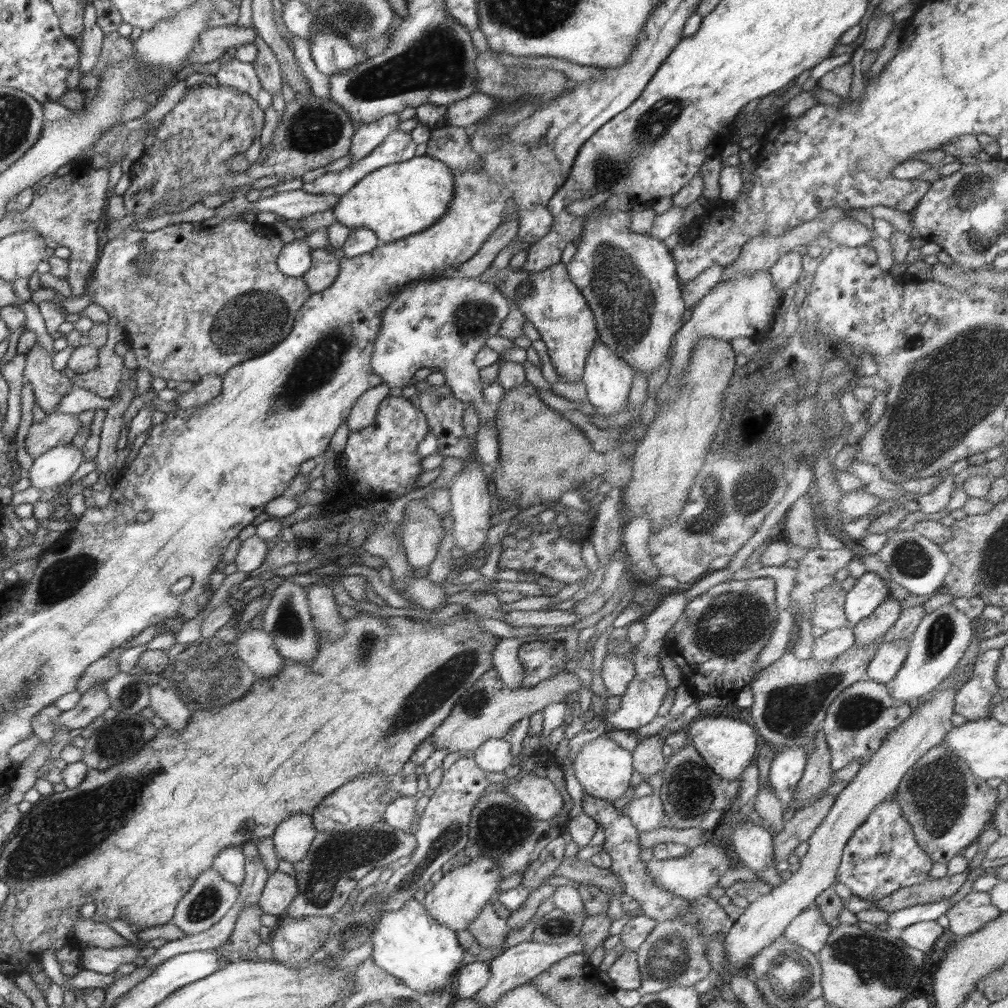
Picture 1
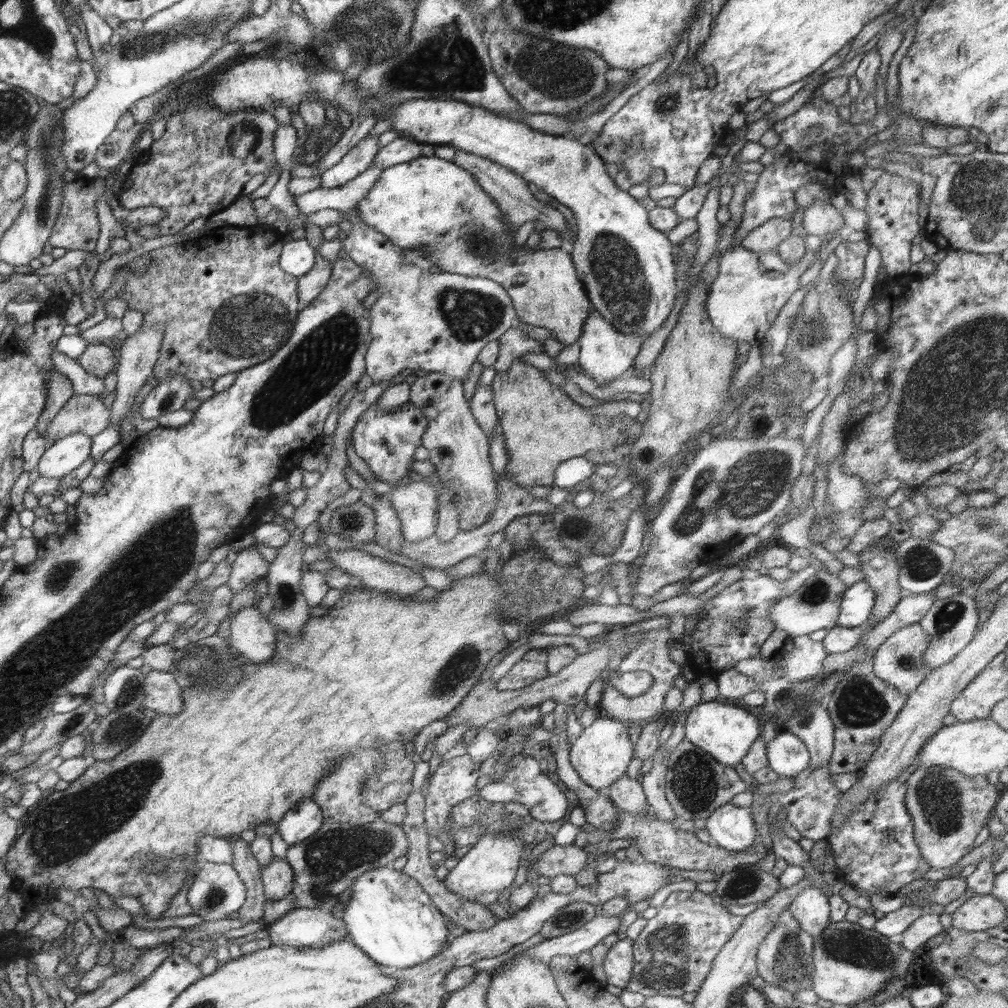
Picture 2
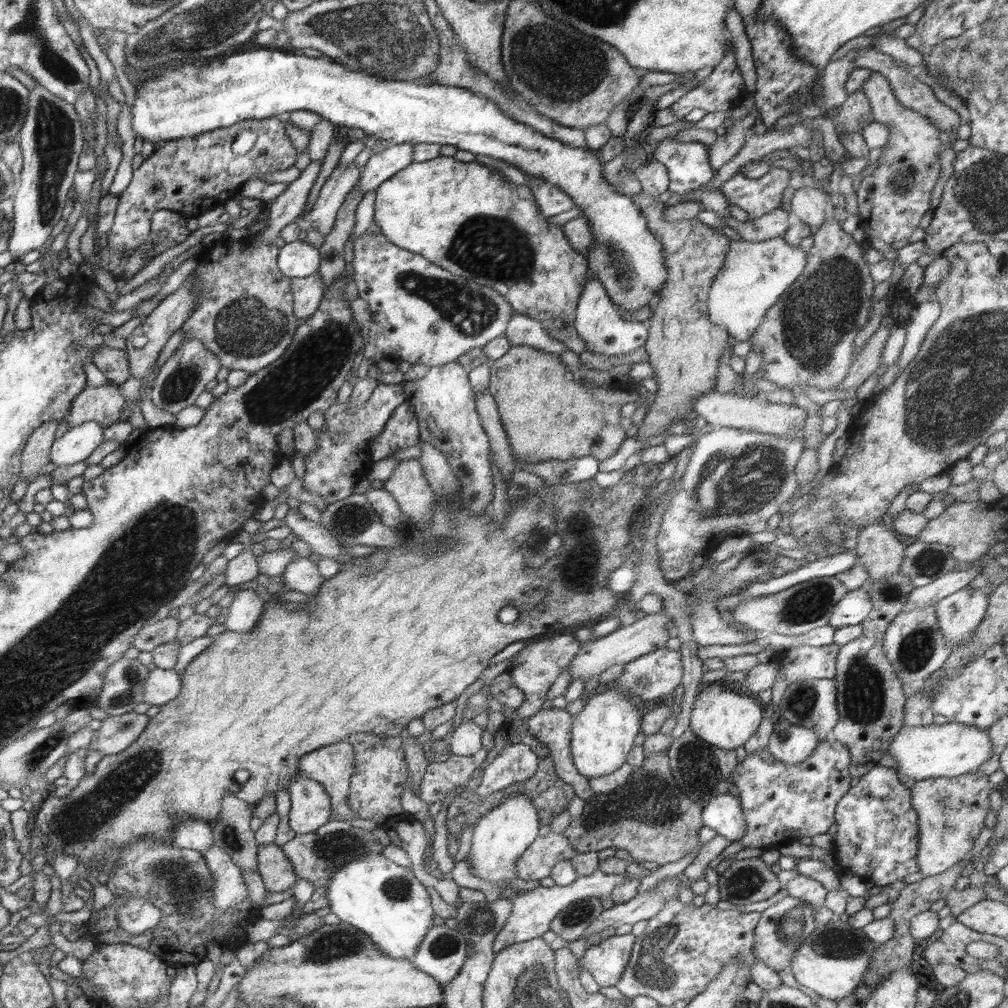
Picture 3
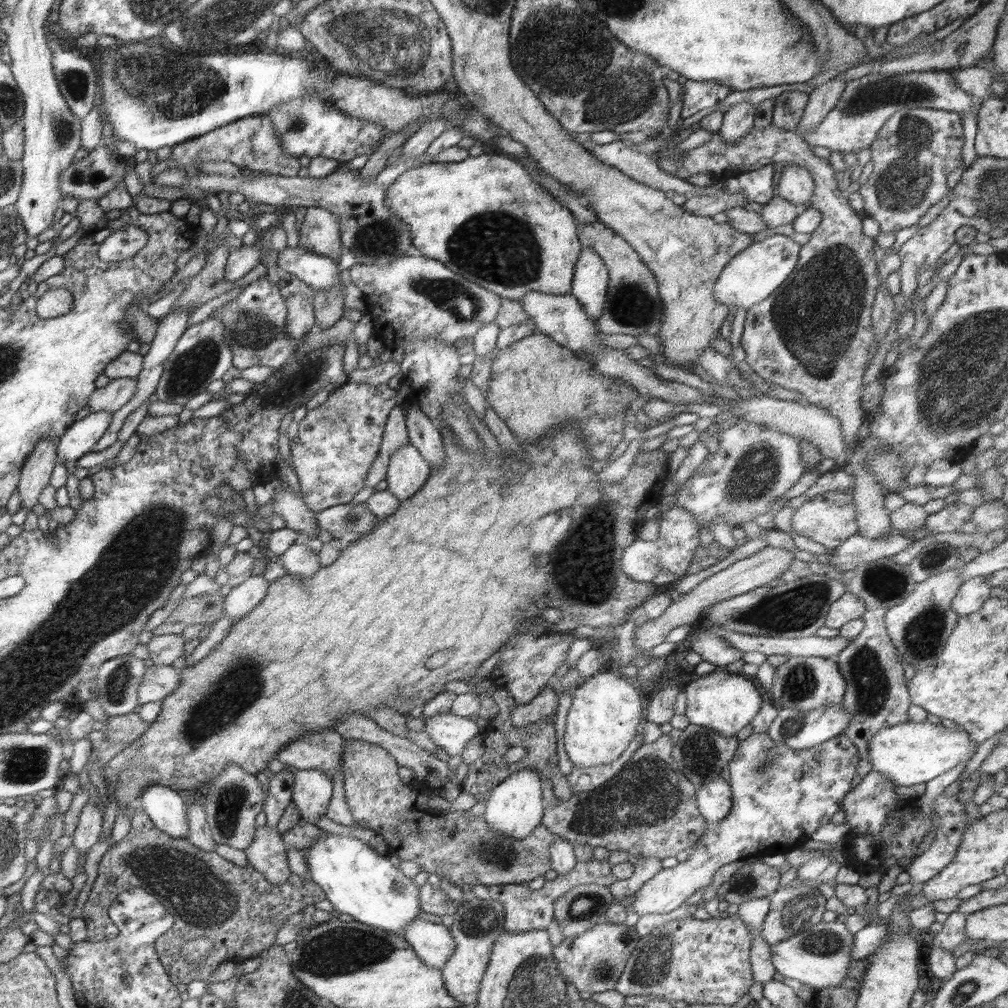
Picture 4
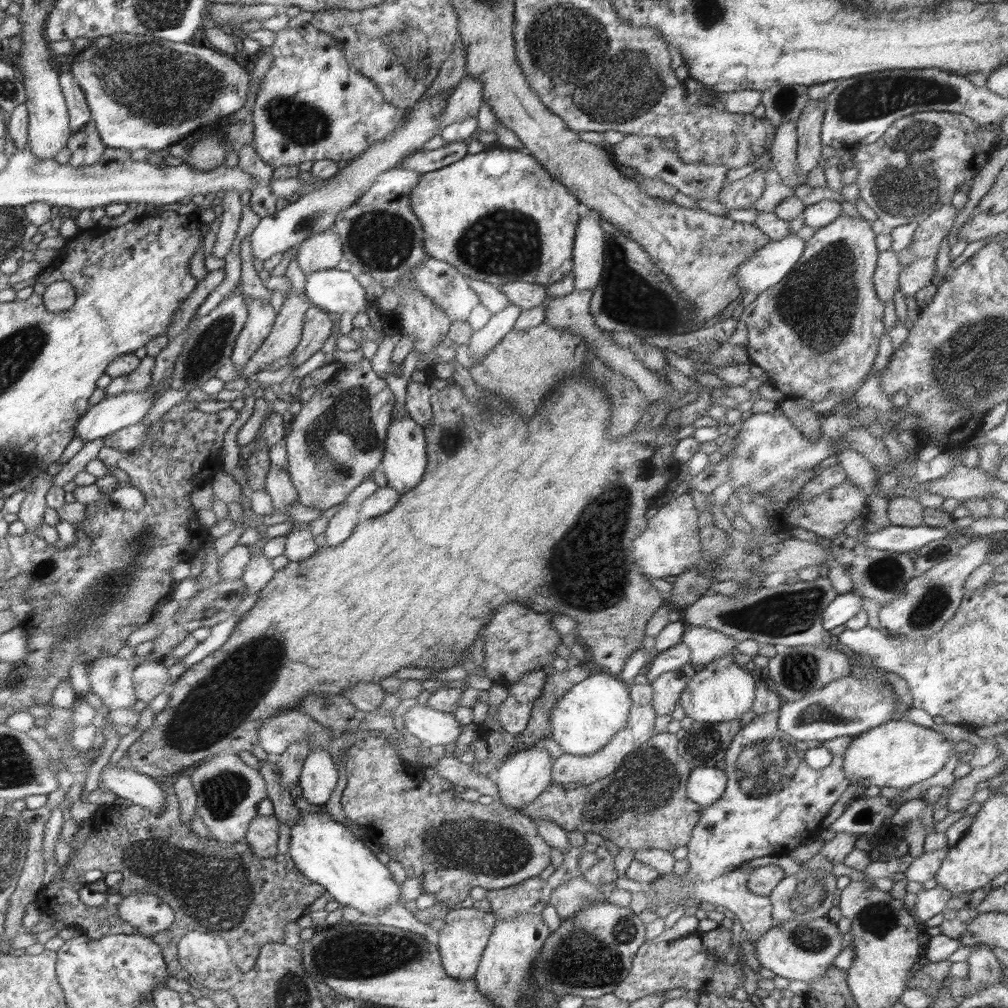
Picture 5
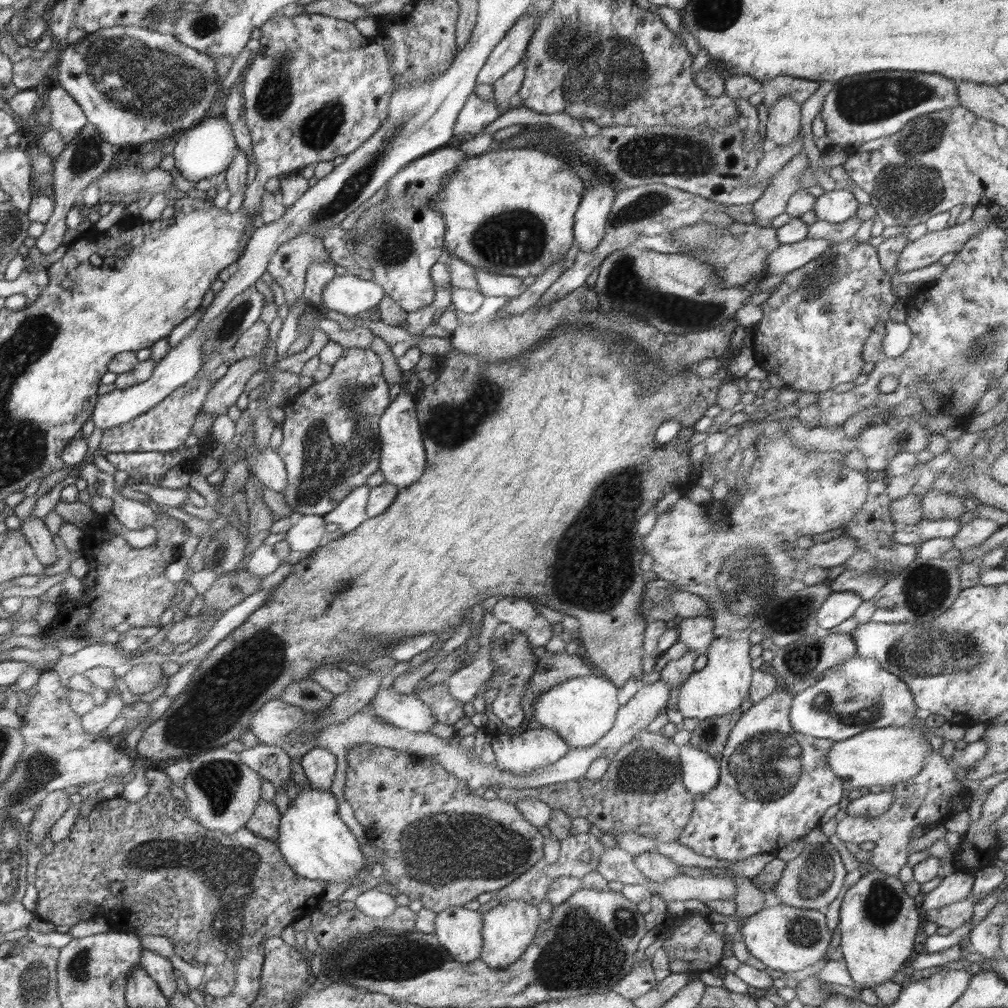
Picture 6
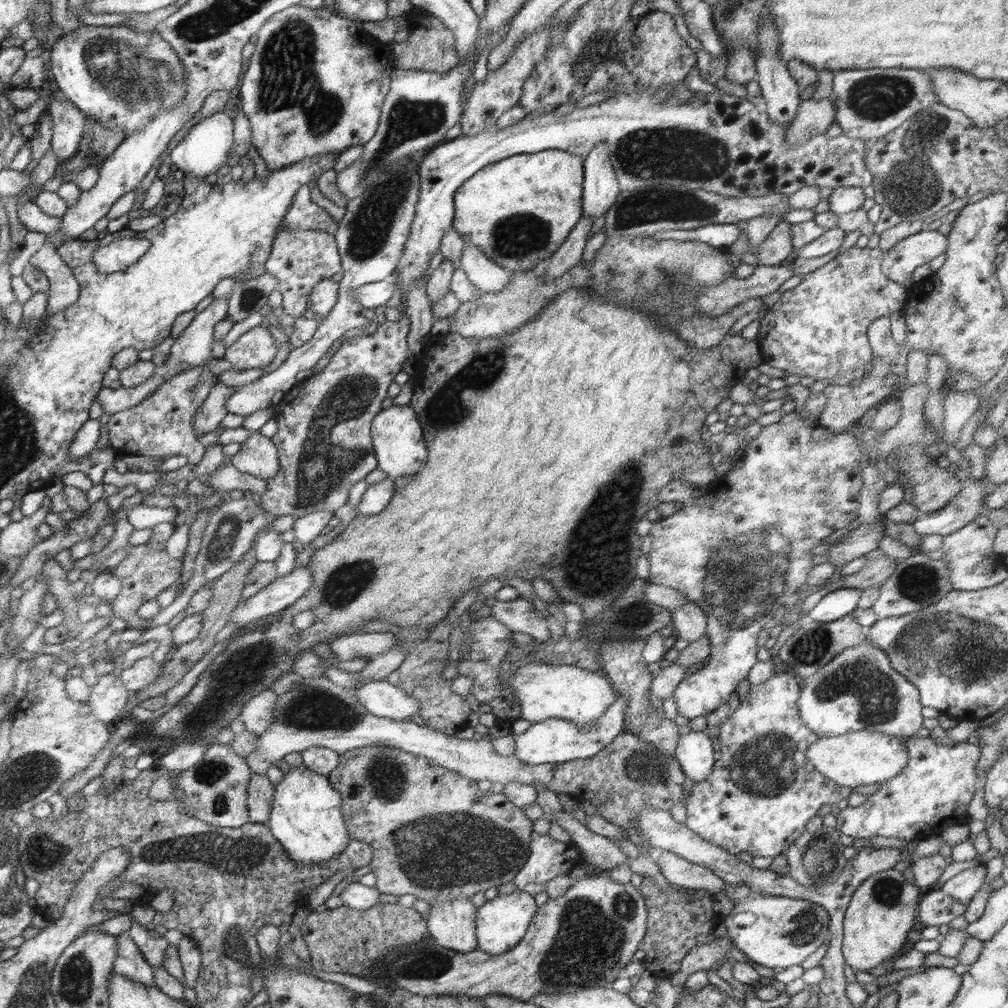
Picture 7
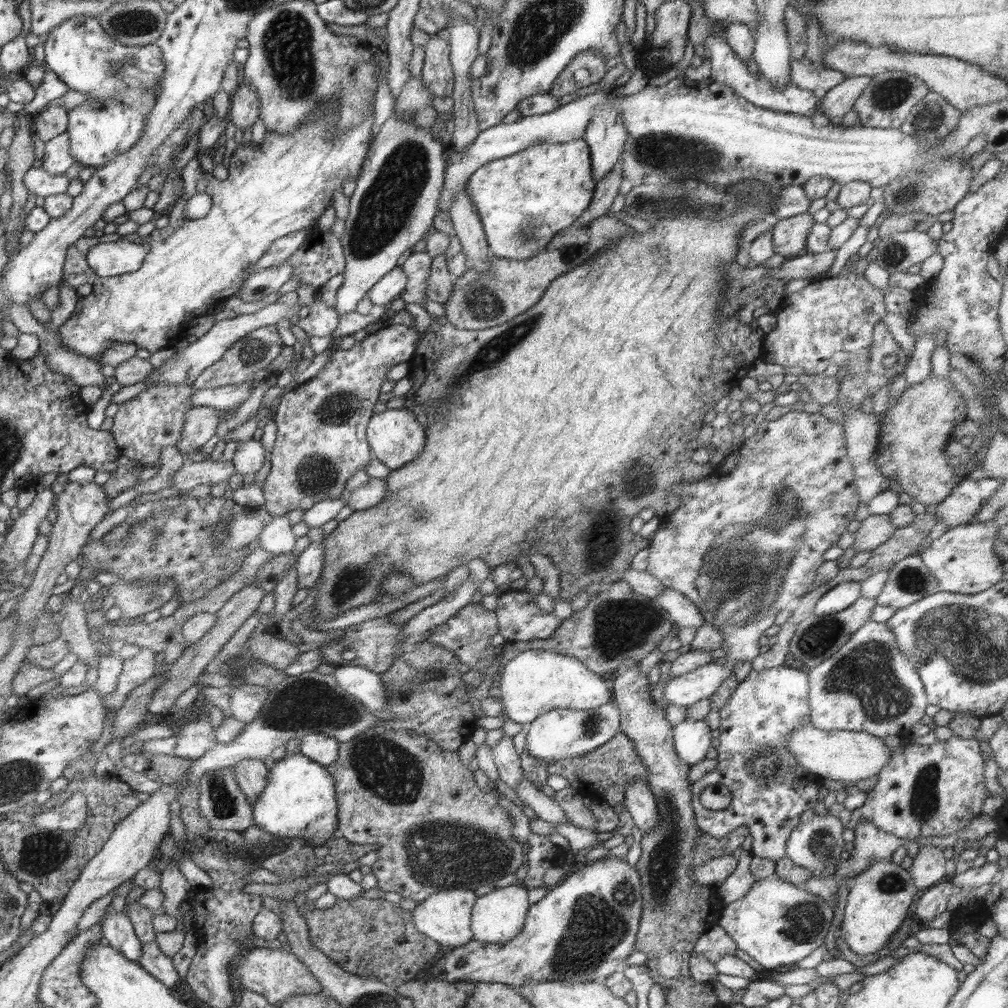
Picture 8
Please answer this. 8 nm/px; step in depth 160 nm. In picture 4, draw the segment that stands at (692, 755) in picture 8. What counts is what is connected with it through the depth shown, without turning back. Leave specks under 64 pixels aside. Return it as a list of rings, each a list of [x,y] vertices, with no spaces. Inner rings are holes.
[[[722,777],[707,780],[696,788],[696,802],[708,824],[724,820],[732,808],[732,791],[730,783]]]

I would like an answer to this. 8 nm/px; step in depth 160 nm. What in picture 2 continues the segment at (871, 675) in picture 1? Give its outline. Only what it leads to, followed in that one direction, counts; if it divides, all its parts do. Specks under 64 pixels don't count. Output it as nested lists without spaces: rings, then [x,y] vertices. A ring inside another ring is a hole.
[[[917,622],[901,628],[891,634],[873,654],[874,675],[895,686],[904,695],[912,694],[928,675],[928,667],[923,664],[923,652],[927,646],[927,633]]]

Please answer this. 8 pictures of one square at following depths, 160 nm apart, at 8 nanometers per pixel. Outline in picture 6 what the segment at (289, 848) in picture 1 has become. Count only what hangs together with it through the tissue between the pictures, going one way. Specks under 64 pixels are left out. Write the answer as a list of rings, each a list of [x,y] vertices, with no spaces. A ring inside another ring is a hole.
[[[314,747],[299,762],[311,788],[329,790],[336,774],[336,755],[327,748]]]

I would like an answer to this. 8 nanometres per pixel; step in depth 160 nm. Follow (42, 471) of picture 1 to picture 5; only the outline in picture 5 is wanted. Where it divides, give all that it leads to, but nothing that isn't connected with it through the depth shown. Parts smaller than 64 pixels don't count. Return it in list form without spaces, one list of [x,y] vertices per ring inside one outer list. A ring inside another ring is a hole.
[[[150,386],[142,393],[130,392],[106,397],[82,416],[75,428],[76,436],[88,443],[139,424],[154,406],[157,398],[154,387]]]

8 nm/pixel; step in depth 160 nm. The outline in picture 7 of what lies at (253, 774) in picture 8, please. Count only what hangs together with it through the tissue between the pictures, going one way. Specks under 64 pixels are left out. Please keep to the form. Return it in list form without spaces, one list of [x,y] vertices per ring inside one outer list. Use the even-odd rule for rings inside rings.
[[[253,772],[247,786],[249,822],[267,825],[269,821],[275,786],[264,774]]]

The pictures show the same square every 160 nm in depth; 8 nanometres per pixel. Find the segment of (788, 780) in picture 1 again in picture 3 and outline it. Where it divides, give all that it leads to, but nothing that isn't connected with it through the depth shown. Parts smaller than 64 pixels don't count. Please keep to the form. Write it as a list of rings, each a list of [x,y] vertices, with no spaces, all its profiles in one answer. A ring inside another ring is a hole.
[[[777,718],[767,749],[776,759],[790,765],[800,764],[820,743],[813,728],[790,724]]]

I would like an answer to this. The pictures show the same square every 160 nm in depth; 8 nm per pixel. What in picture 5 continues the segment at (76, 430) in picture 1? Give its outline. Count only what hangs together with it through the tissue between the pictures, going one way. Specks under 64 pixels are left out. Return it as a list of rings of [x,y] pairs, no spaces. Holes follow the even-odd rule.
[[[147,354],[134,372],[112,379],[111,384],[104,389],[106,397],[146,391],[146,388],[152,383],[152,368],[154,368],[154,365],[155,357]]]

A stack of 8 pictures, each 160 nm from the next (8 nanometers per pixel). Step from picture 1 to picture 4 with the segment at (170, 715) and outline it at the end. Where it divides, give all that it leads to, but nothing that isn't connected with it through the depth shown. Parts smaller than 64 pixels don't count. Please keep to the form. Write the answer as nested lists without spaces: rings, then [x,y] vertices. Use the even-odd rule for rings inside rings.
[[[151,665],[146,669],[138,687],[138,702],[141,705],[163,701],[172,694],[181,681],[181,670],[170,666]]]

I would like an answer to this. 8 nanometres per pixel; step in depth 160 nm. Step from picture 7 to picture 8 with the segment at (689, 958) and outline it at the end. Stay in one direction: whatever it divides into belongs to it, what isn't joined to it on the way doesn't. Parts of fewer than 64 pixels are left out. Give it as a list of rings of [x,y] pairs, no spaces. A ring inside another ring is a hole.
[[[715,924],[706,933],[700,936],[700,939],[695,942],[692,955],[703,956],[713,964],[718,962],[718,959],[727,954],[736,954],[737,944],[732,938],[721,928]]]

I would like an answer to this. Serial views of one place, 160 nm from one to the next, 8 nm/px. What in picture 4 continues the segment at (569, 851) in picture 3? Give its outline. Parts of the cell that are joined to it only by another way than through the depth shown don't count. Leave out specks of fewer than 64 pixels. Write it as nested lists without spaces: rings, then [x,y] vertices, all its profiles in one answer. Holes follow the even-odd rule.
[[[347,739],[344,741],[345,752],[343,755],[343,760],[341,764],[341,772],[344,775],[344,790],[345,790],[345,801],[350,807],[354,822],[363,826],[363,828],[368,828],[384,836],[387,844],[388,850],[387,855],[396,855],[404,861],[411,861],[422,868],[422,872],[428,874],[436,874],[439,878],[446,878],[452,885],[456,887],[462,887],[464,884],[474,885],[482,884],[483,886],[498,886],[500,884],[524,884],[526,882],[532,881],[538,877],[543,877],[546,872],[551,869],[552,862],[550,861],[549,849],[550,845],[555,841],[555,834],[551,833],[545,826],[540,825],[535,828],[528,837],[526,838],[510,838],[509,836],[504,836],[499,832],[492,830],[488,823],[483,819],[483,814],[475,819],[470,819],[466,821],[465,811],[454,811],[450,813],[447,810],[434,810],[431,807],[428,808],[428,804],[424,802],[424,798],[420,798],[420,804],[418,804],[418,792],[406,784],[402,784],[402,780],[398,776],[398,766],[399,764],[395,761],[395,758],[385,749],[378,744],[371,742],[366,742],[360,739]]]

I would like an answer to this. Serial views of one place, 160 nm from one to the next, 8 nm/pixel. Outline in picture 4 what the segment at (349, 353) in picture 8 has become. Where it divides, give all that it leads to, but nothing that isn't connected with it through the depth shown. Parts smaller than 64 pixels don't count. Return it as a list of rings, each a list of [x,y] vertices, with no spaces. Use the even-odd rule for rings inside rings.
[[[350,381],[345,387],[332,393],[320,407],[308,411],[306,417],[299,422],[297,438],[290,442],[291,457],[296,477],[301,484],[302,500],[312,513],[348,504],[364,488],[368,471],[380,452],[388,416],[398,405],[397,396],[398,391],[392,390],[387,384],[372,386]]]

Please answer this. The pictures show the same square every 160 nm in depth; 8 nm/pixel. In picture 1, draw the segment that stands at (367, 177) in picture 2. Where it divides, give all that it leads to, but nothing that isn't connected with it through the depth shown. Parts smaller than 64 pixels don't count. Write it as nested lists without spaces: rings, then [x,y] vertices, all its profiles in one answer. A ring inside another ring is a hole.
[[[302,189],[279,192],[254,201],[252,213],[273,212],[282,219],[299,220],[313,212],[334,208],[340,197],[335,194],[308,194]]]

